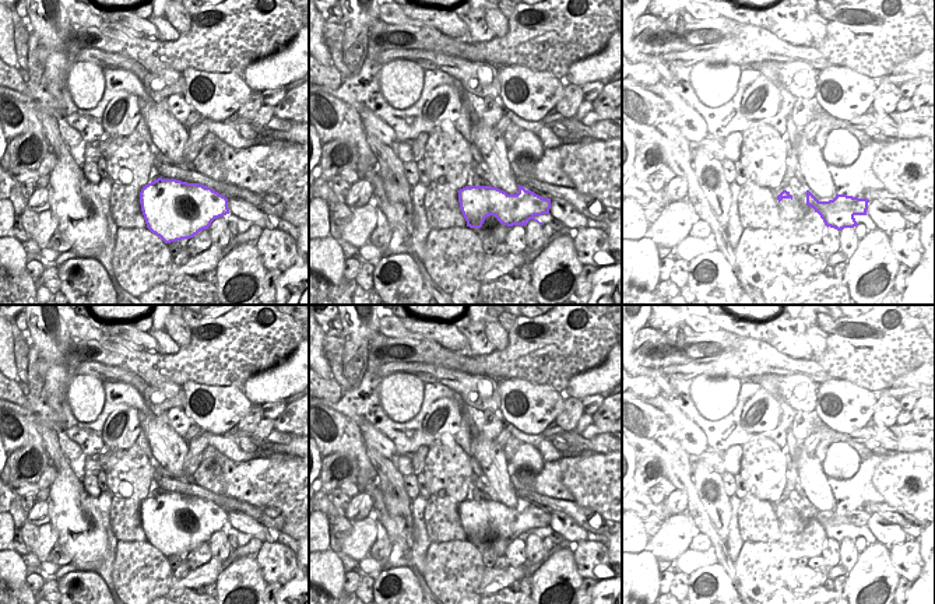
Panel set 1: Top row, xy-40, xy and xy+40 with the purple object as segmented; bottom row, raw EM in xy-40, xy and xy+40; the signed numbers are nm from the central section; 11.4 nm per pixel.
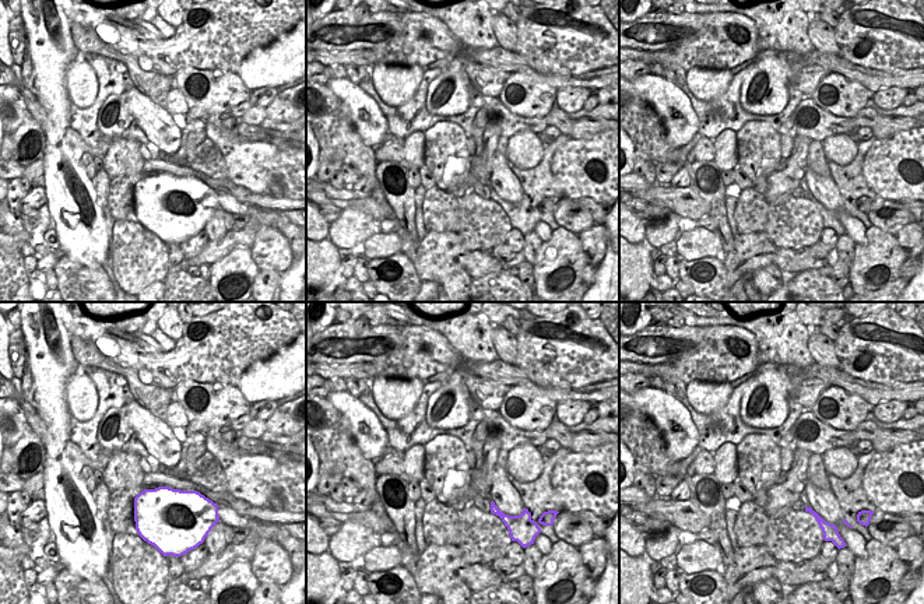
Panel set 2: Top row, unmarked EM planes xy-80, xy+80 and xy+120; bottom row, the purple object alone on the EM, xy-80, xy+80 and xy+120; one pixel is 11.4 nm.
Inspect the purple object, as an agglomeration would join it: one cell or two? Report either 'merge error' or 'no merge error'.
no merge error

